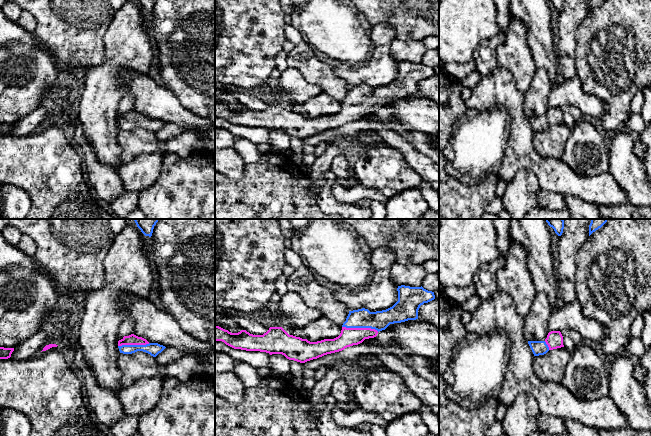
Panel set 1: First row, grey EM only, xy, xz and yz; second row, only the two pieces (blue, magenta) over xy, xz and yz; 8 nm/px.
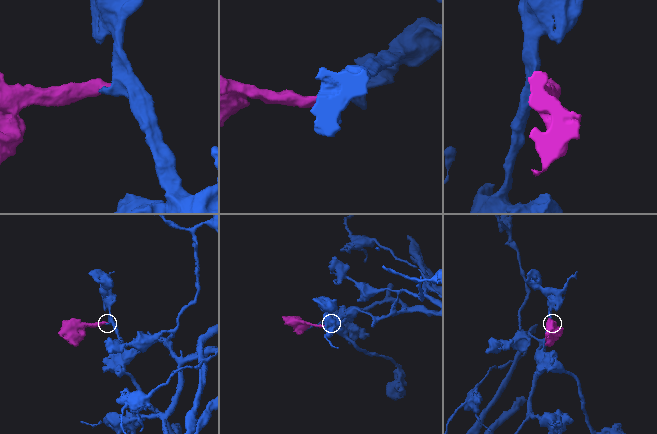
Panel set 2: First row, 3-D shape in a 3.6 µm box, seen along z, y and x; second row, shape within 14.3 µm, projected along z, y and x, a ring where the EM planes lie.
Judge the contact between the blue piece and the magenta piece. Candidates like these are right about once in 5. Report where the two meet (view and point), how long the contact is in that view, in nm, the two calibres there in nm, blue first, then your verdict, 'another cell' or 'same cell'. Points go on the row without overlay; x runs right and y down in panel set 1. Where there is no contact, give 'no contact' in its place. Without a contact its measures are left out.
xz (360, 103) | 300 nm | 160/150 nm | same cell

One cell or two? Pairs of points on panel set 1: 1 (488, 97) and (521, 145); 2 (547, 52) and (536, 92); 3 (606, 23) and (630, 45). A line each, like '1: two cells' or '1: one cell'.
1: one cell
2: two cells
3: one cell

